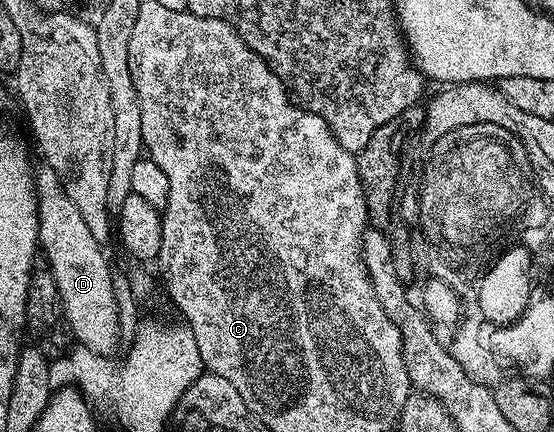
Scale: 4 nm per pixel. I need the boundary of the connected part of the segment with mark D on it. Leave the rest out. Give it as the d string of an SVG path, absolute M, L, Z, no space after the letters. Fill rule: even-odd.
M43 166L34 180L34 190L38 193L38 246L41 254L46 254L52 277L56 277L56 289L60 289L60 301L64 305L66 323L70 327L73 342L87 346L94 353L113 356L118 347L120 332L118 329L118 310L116 309L116 293L114 292L114 275L110 271L110 263L106 260L103 244L92 237L88 225L80 218L76 205L68 198L62 188L62 178L49 166Z

